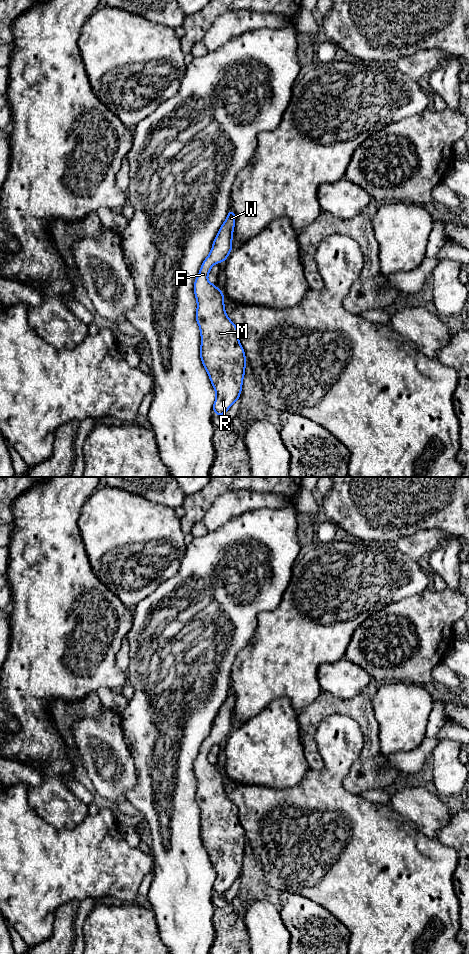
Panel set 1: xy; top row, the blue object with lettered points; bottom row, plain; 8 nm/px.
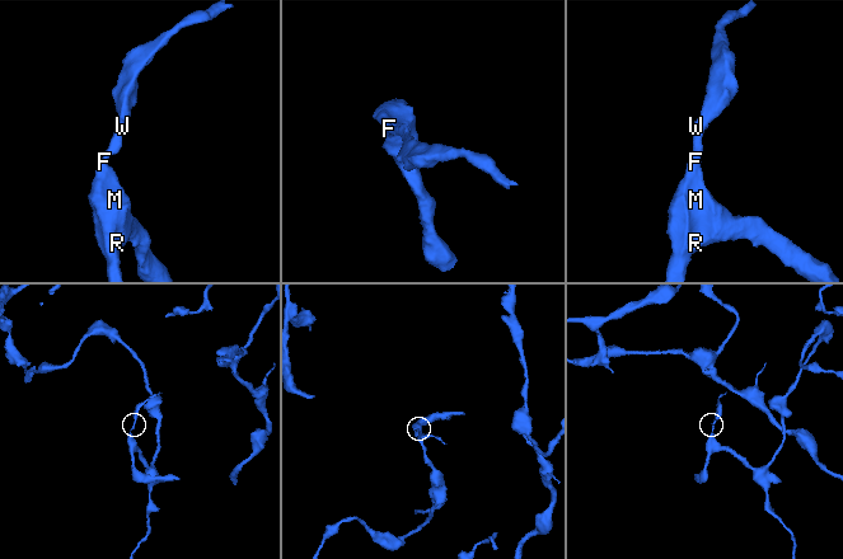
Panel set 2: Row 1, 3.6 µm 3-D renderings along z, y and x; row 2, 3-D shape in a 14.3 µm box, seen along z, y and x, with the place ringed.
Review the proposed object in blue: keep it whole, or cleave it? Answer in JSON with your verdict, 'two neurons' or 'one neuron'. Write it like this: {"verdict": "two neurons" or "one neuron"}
{"verdict": "one neuron"}

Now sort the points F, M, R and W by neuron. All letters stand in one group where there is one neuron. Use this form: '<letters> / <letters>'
F M R W

